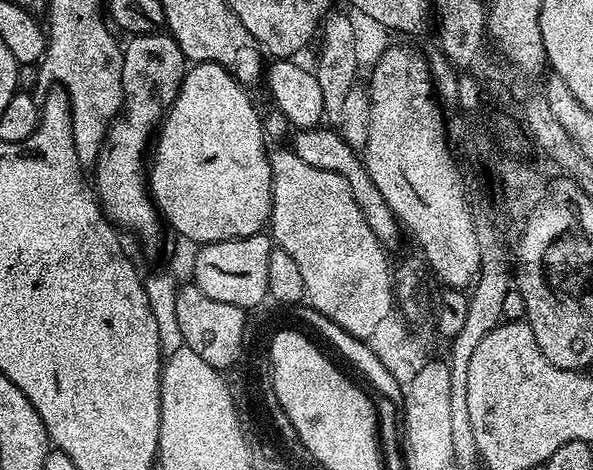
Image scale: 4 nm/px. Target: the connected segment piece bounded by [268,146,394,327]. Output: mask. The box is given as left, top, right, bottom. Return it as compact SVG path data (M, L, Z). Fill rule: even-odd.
M288 146L273 151L268 161L272 171L270 235L275 247L286 250L298 262L307 303L342 327L346 314L342 314L340 284L358 284L358 278L366 276L366 268L372 270L370 278L378 278L376 274L394 278L388 264L389 253L366 224L350 186L342 177L302 162Z

